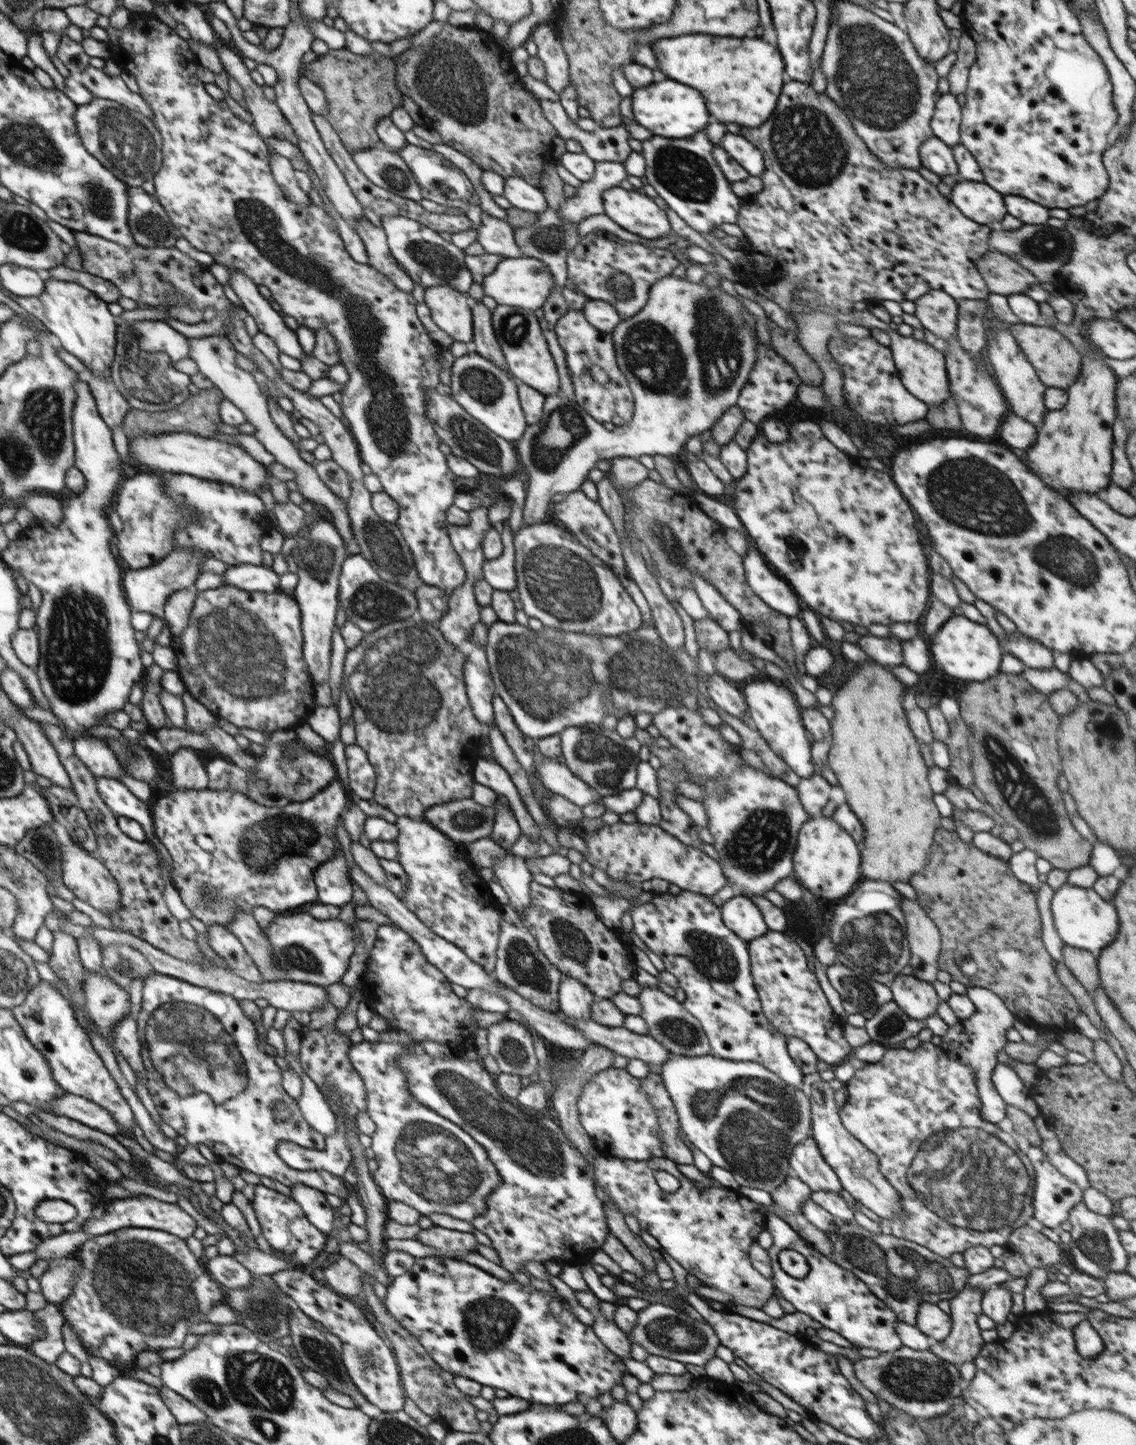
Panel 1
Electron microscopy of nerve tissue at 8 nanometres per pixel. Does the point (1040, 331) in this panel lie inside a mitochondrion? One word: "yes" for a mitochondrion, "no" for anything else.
no

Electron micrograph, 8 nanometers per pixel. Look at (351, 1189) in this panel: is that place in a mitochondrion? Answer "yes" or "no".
no

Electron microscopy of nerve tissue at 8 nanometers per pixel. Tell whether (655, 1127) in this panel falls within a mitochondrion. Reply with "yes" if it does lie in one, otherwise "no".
no

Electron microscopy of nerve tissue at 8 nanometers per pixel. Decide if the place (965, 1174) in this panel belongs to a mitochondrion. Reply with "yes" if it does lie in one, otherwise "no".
yes

